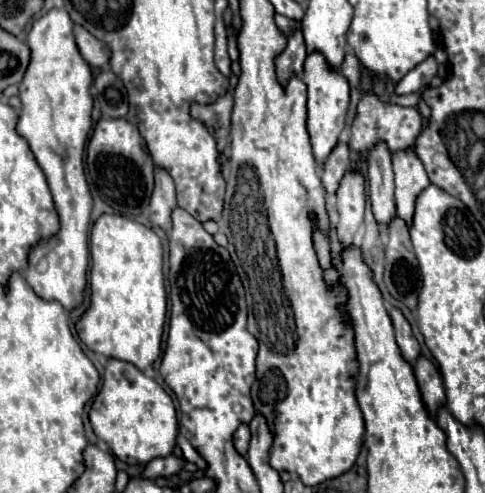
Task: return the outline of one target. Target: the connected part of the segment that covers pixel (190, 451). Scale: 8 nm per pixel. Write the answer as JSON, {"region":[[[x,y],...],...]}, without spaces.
{"region":[[[179,433],[177,437],[177,445],[181,448],[183,456],[187,461],[194,463],[201,470],[206,469],[206,461],[204,461],[204,459],[192,447],[189,440],[186,439],[181,433]]]}

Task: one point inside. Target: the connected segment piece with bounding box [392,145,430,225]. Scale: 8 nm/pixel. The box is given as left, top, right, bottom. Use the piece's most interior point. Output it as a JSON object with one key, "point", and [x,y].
{"point":[411,178]}

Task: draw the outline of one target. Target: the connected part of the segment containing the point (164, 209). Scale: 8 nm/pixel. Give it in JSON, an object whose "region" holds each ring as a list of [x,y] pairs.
{"region":[[[162,167],[154,169],[154,179],[156,179],[156,187],[154,187],[154,193],[150,199],[150,221],[152,221],[152,225],[162,227],[168,233],[172,227],[170,213],[176,207],[174,179]]]}

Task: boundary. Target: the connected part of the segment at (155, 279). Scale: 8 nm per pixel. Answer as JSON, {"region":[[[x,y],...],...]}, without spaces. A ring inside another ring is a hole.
{"region":[[[102,215],[90,233],[90,307],[76,323],[80,341],[94,353],[102,353],[108,359],[120,359],[136,365],[140,371],[150,367],[160,355],[160,341],[166,319],[166,289],[162,273],[162,241],[160,237],[122,215]]]}

